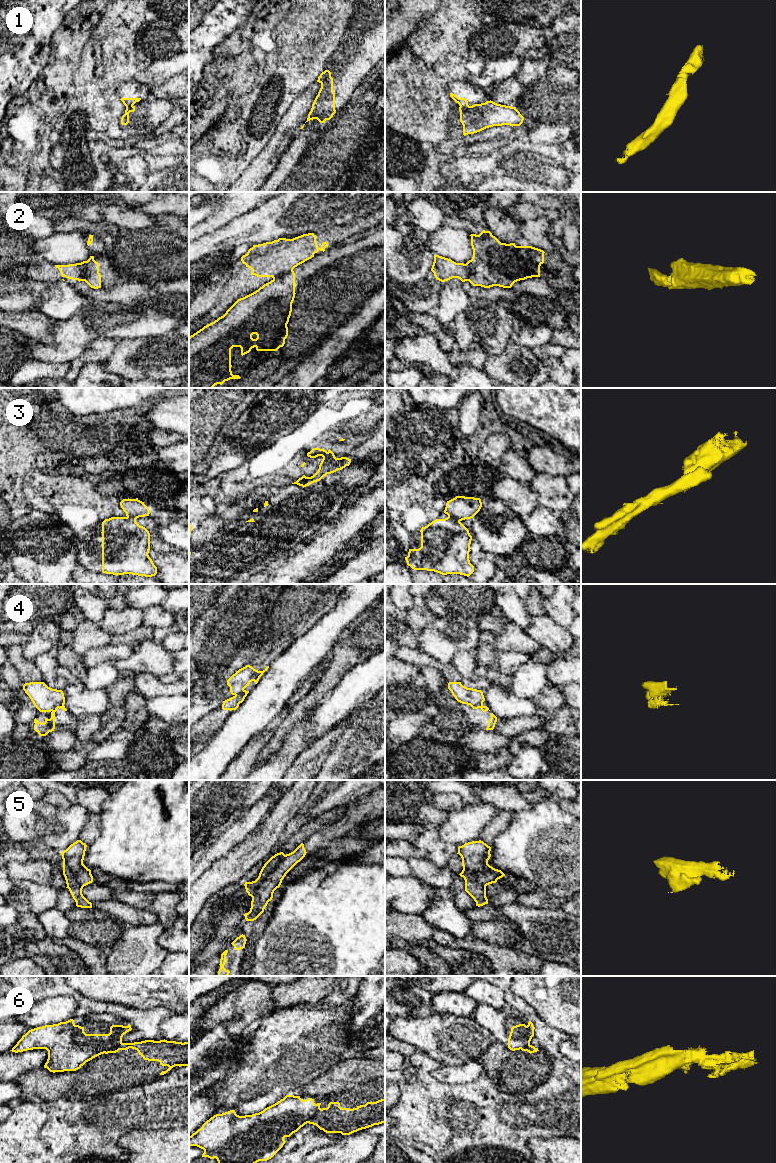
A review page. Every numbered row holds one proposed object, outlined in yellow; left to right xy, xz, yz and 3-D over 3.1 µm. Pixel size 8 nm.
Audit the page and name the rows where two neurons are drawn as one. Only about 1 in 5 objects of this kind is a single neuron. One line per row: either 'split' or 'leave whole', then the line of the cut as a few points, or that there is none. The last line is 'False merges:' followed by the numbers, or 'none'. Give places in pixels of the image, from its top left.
1: split | yz (467, 104), (460, 106)
2: split | xz (292, 269), (273, 278)
3: split | yz (448, 515), (459, 521)
4: split | xy (63, 704), (59, 704), (52, 711)
5: split | xz (285, 855), (259, 884), (252, 897)
6: split | xy (121, 1042), (104, 1052)
False merges: 1, 2, 3, 4, 5, 6

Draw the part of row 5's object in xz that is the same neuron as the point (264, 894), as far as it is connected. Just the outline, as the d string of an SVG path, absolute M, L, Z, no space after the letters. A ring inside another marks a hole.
M301 843L293 852L286 854L274 868L274 870L269 873L268 876L259 884L259 887L252 897L251 901L251 911L253 918L250 921L256 920L264 912L264 909L267 906L268 902L273 898L274 891L280 887L282 880L286 874L305 857L306 853L307 852L304 848L304 844Z

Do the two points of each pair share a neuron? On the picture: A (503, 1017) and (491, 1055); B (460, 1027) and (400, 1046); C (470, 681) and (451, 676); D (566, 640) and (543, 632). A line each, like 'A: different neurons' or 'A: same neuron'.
A: different neurons
B: different neurons
C: different neurons
D: same neuron

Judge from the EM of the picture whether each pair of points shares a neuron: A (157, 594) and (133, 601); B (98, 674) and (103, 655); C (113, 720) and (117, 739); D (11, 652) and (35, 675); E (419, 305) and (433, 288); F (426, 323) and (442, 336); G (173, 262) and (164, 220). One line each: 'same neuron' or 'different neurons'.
A: same neuron
B: different neurons
C: different neurons
D: same neuron
E: same neuron
F: same neuron
G: same neuron

